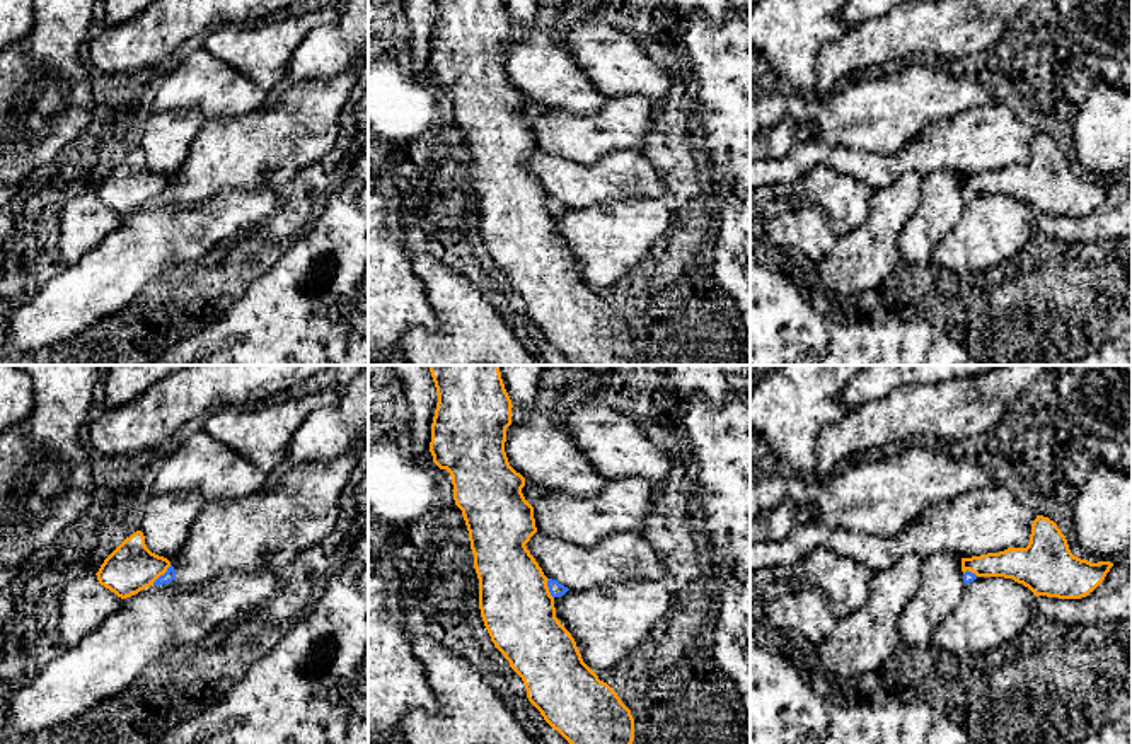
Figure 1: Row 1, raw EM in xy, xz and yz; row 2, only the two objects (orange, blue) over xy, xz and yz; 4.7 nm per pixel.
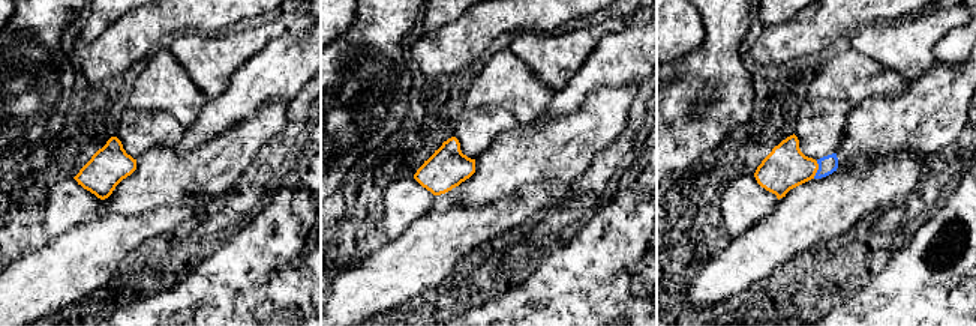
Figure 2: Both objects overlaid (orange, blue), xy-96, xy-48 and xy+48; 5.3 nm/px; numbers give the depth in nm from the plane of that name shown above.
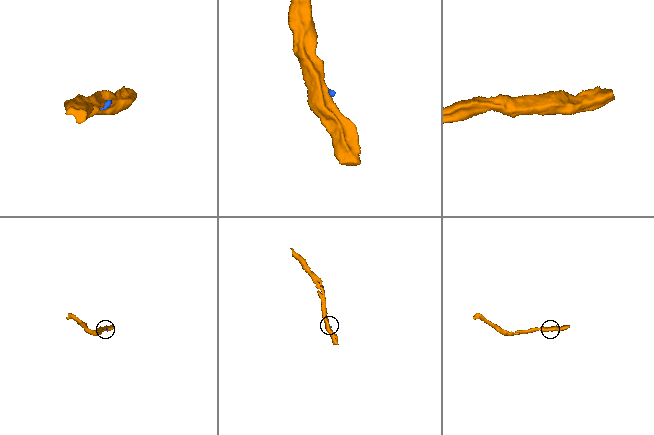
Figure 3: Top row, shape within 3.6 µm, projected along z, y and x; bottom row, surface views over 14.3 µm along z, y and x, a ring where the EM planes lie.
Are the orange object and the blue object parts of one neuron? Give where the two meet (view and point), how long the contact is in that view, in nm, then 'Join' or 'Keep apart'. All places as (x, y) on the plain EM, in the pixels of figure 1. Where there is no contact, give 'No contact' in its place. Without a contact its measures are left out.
Touches orange at xy (161, 191). Shared border 130 nm. Keep apart

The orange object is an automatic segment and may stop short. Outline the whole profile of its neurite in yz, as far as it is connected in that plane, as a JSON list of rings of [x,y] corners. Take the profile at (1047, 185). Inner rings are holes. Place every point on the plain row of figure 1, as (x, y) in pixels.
[[[1037,133],[1026,166],[1008,166],[962,176],[962,189],[1004,195],[1028,205],[1037,215],[1081,217],[1093,210],[1113,181],[1091,181],[1074,174],[1066,154],[1048,135]]]

